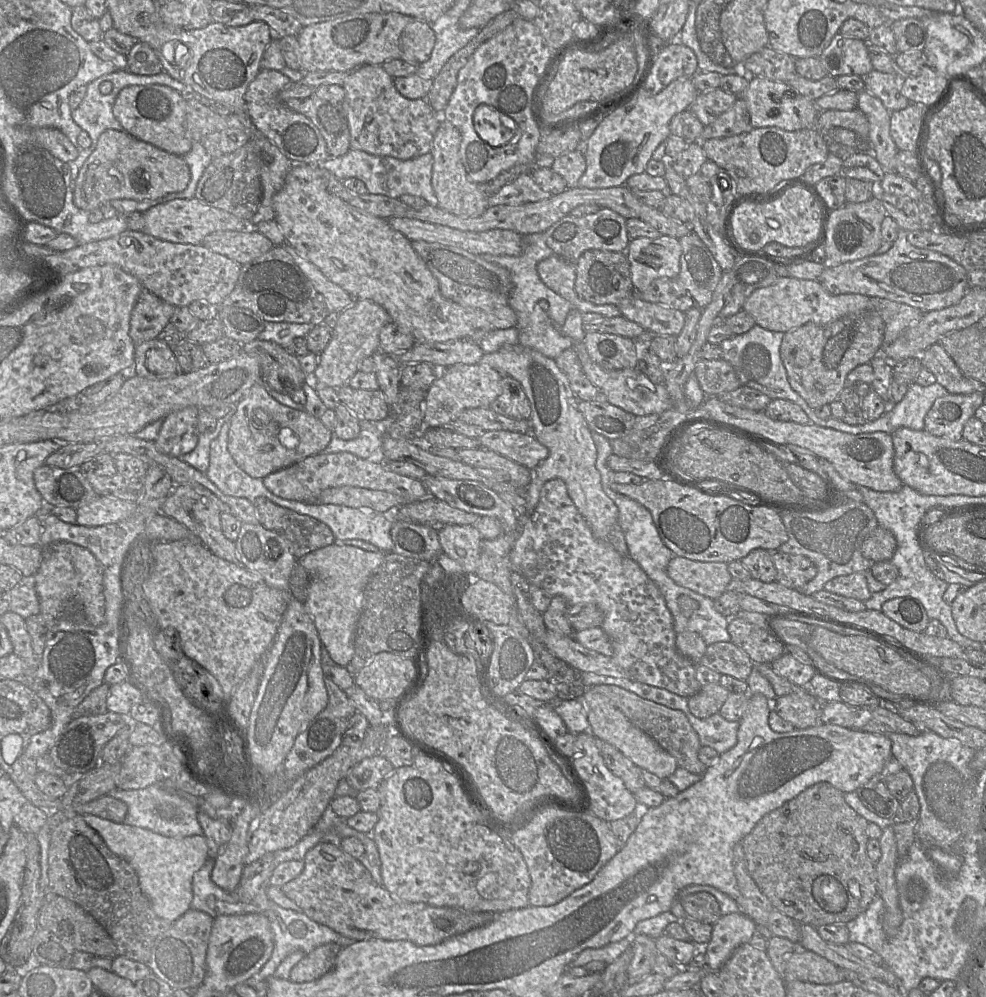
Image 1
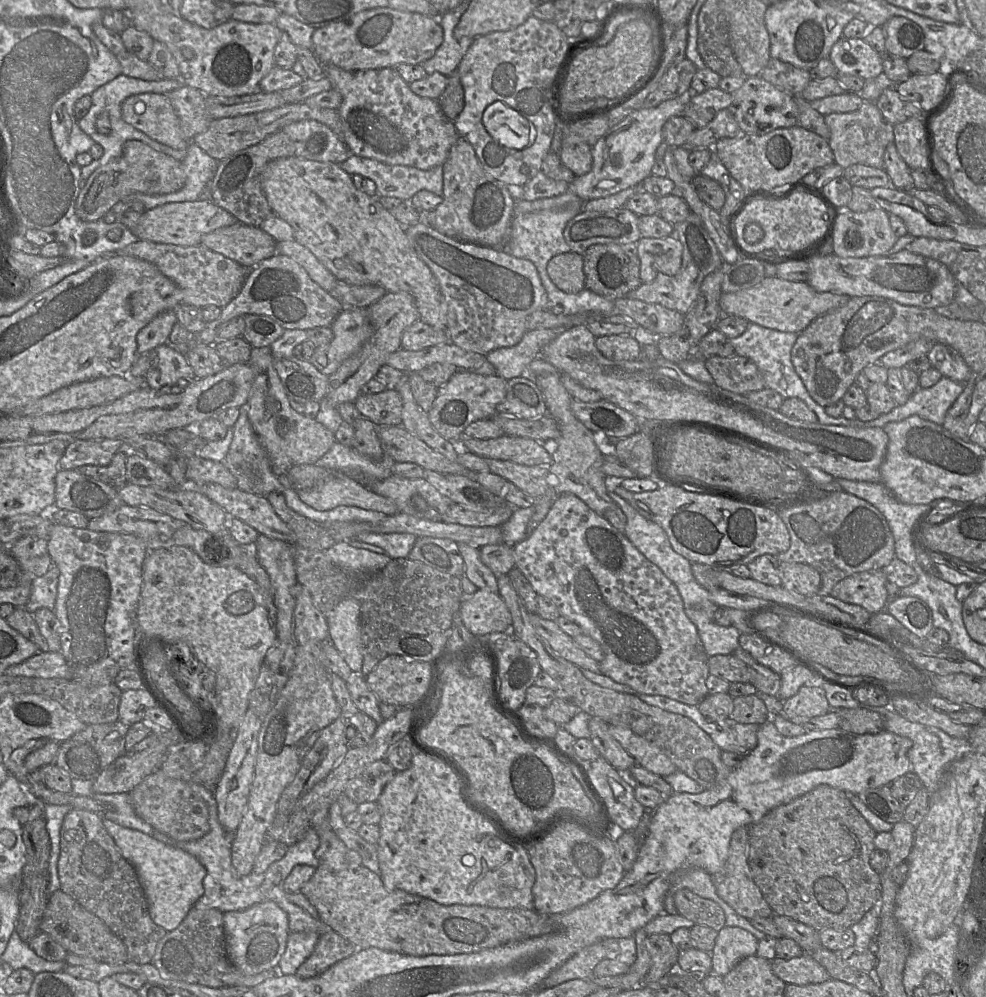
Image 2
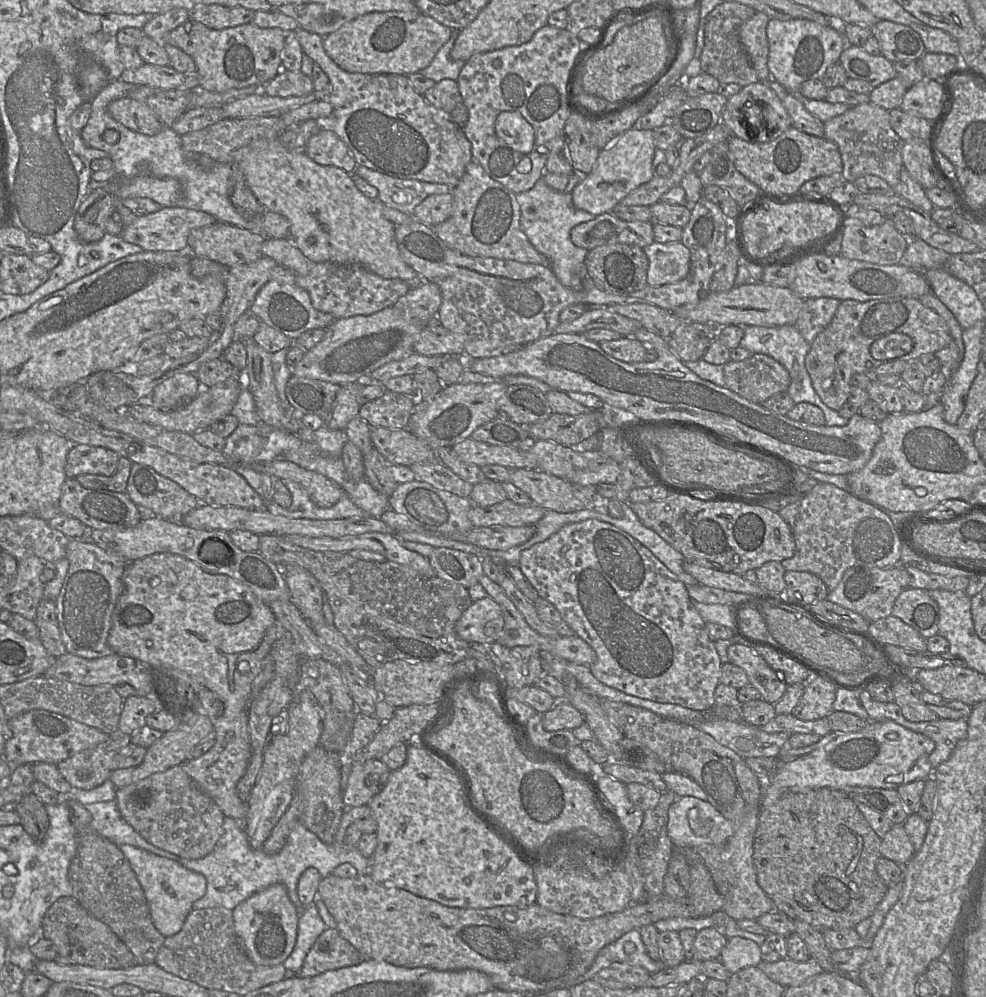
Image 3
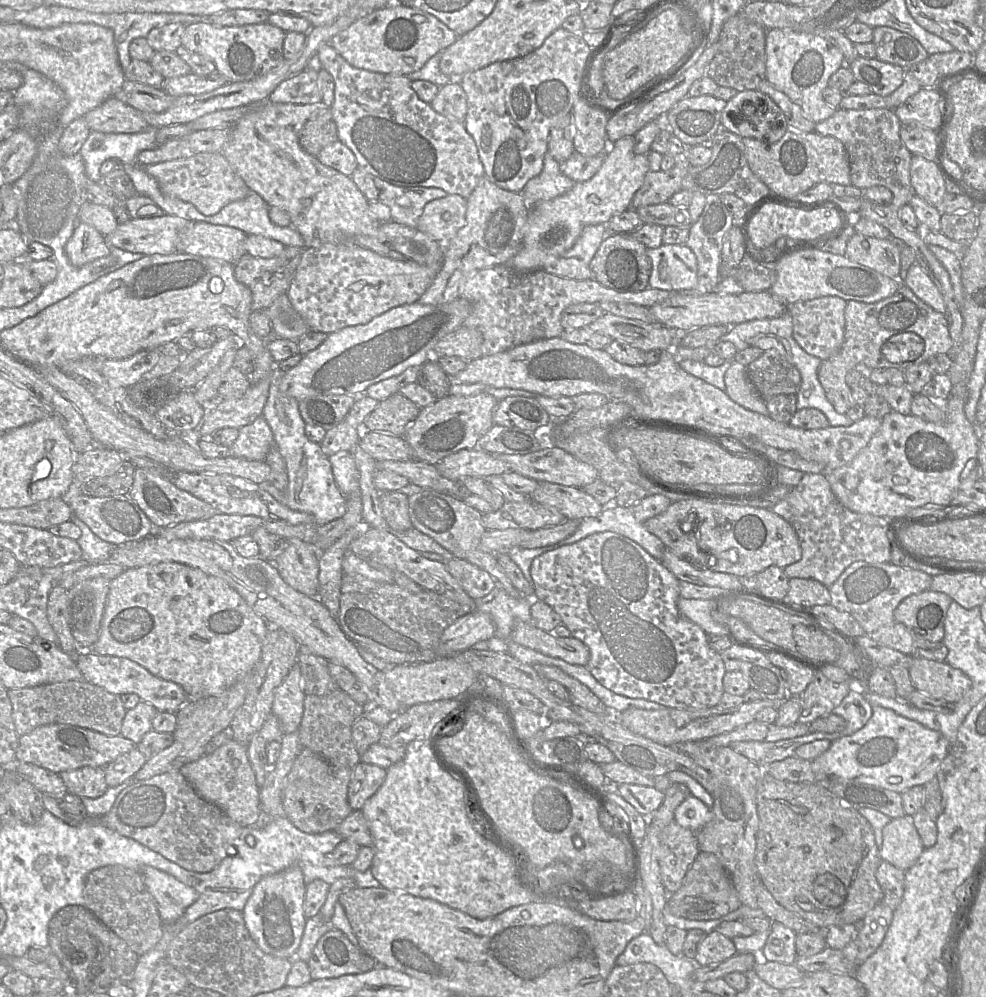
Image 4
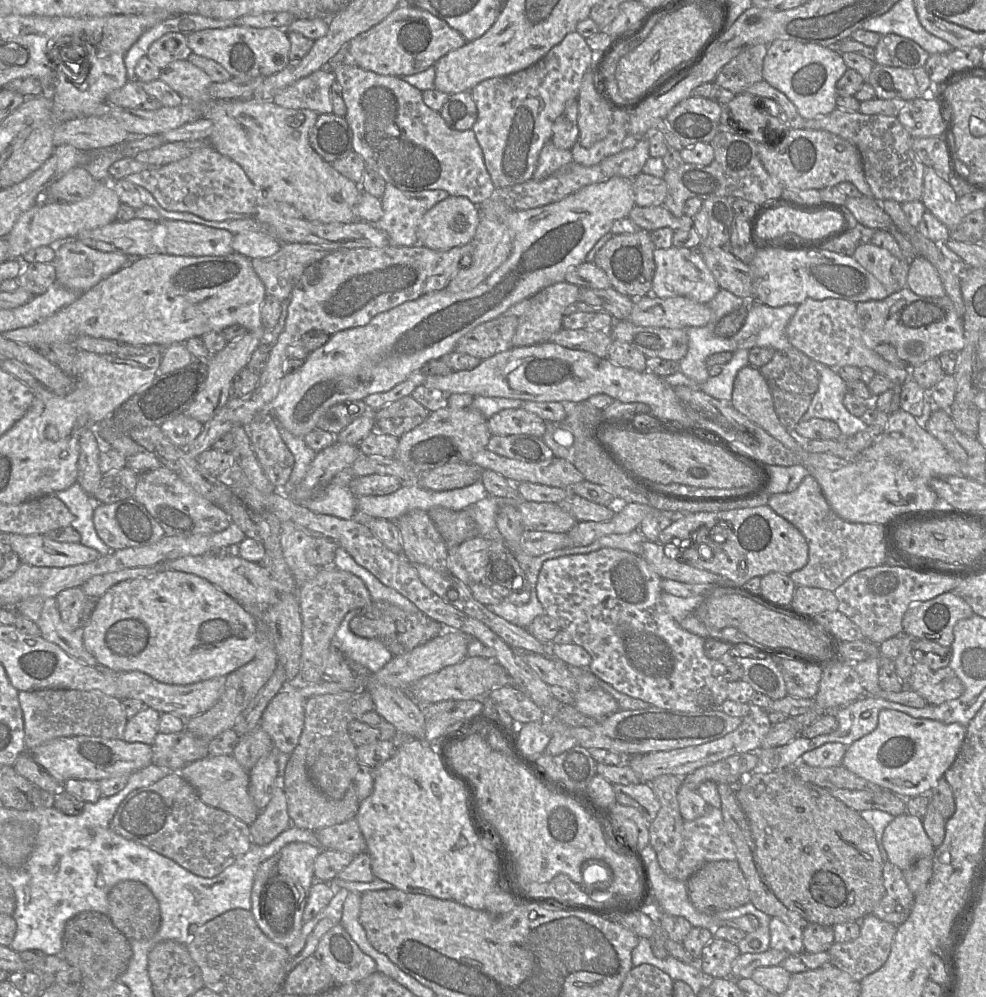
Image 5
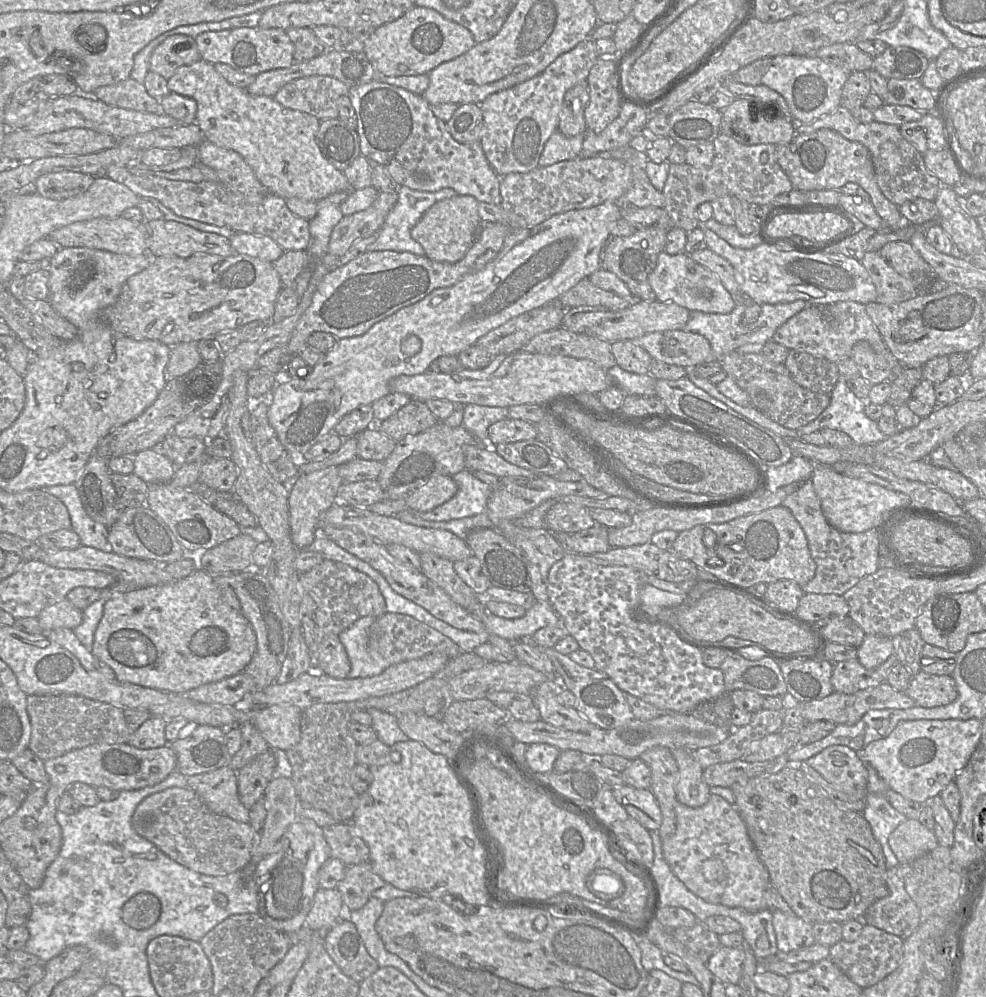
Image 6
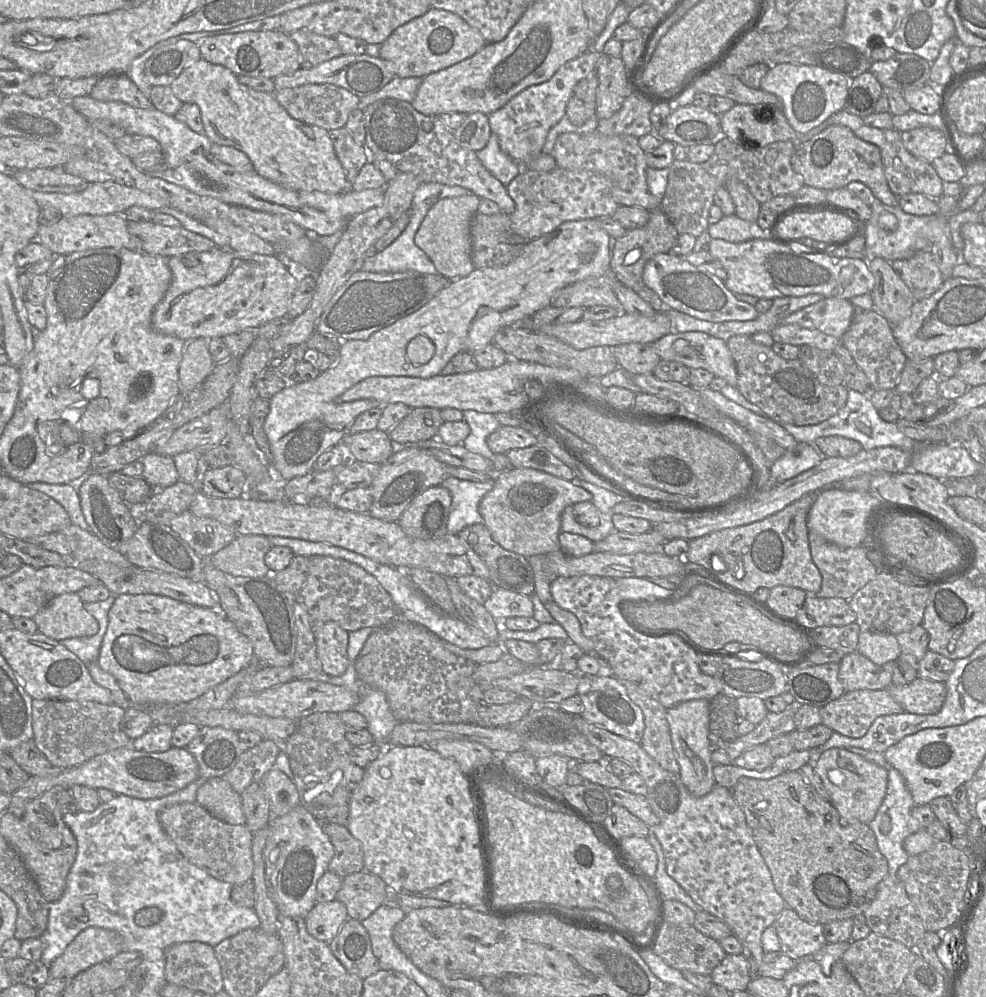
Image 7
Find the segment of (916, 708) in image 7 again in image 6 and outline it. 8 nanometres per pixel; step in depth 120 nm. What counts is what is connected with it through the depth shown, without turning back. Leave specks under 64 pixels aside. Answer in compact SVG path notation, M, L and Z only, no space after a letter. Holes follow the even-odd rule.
M924 671L912 677L904 693L918 706L925 708L948 705L958 696L956 682L952 676L932 675Z

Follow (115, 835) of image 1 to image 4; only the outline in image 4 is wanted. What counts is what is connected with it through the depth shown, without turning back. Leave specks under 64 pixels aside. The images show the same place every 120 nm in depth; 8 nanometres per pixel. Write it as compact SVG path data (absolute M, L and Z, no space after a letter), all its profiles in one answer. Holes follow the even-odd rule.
M143 866L139 873L157 904L163 924L175 922L198 898L194 888L154 867Z

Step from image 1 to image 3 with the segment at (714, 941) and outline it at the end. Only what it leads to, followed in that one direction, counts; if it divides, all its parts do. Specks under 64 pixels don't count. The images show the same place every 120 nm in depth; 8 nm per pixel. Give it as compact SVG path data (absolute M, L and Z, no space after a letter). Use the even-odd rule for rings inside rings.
M731 937L723 947L719 961L731 974L746 967L758 966L762 961L760 946L747 938Z

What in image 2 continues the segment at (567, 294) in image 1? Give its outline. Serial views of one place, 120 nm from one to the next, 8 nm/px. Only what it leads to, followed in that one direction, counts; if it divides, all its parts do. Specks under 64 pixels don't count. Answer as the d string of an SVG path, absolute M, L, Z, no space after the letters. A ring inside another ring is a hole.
M575 252L559 254L547 263L547 273L563 292L576 294L585 288L583 256Z

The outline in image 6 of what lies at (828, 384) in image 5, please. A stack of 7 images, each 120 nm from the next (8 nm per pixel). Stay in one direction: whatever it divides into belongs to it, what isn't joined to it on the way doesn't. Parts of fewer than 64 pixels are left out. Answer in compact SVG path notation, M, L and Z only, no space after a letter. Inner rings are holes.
M839 378L830 393L829 406L812 422L797 430L799 438L823 428L830 428L846 433L857 445L873 445L883 441L887 436L880 431L877 422L865 414L866 401L858 398L847 386L843 378Z

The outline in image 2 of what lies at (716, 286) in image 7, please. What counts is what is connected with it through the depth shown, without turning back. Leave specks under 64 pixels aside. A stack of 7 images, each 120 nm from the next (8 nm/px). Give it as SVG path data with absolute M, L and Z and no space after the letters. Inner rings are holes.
M675 235L640 238L634 246L640 260L640 279L650 283L661 273L674 276L680 270L683 246Z

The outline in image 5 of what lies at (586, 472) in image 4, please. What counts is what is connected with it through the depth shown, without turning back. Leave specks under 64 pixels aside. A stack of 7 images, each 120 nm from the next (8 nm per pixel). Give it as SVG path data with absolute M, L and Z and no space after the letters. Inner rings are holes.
M484 449L475 455L472 463L483 470L501 474L513 484L531 482L569 489L571 485L585 480L583 474L573 464L555 456L544 462L528 463Z

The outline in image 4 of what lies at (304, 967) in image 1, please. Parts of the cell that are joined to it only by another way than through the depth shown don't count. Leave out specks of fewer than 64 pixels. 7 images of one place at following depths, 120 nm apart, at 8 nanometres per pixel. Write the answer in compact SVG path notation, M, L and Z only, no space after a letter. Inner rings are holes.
M334 928L318 940L307 962L313 980L361 974L378 966L372 957Z

